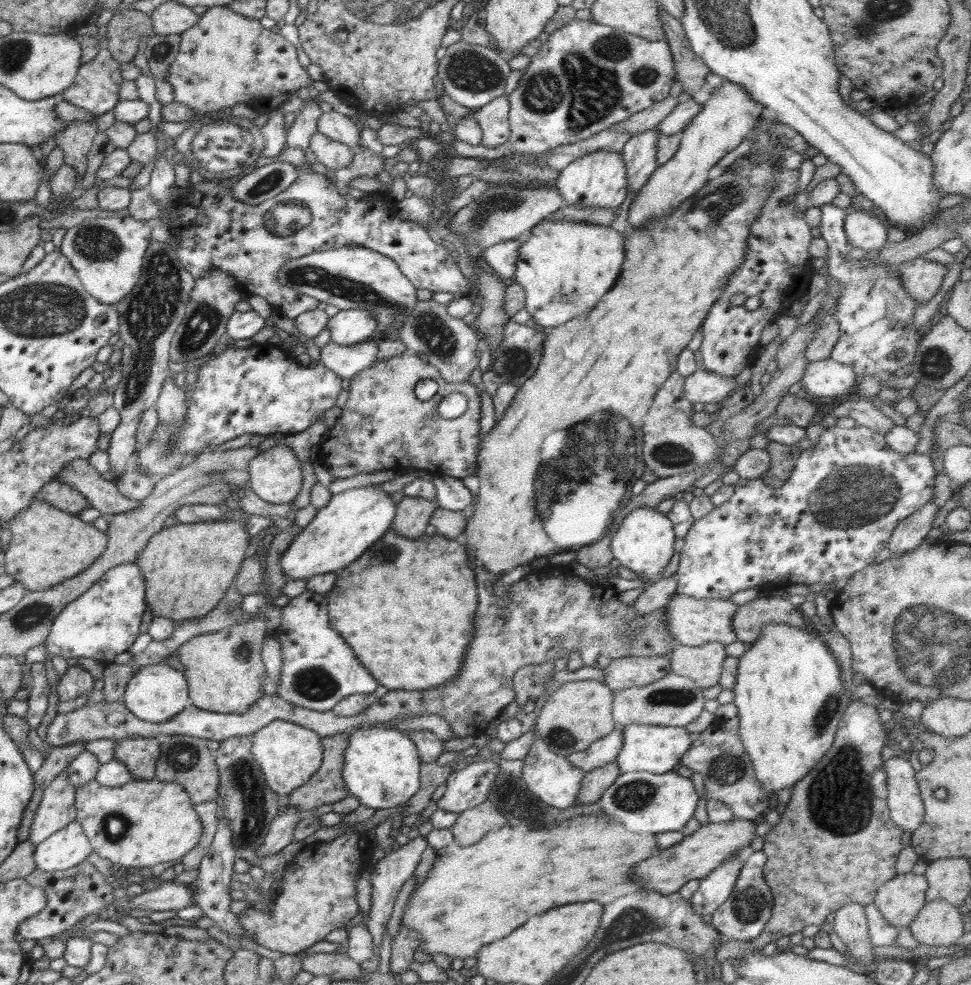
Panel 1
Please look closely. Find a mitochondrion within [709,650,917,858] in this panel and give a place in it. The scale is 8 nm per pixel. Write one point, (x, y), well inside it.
(839, 798)

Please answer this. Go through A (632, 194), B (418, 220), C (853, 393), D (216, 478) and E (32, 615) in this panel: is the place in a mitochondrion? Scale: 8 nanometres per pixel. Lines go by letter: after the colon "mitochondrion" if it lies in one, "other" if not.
A: other
B: other
C: other
D: mitochondrion
E: mitochondrion

